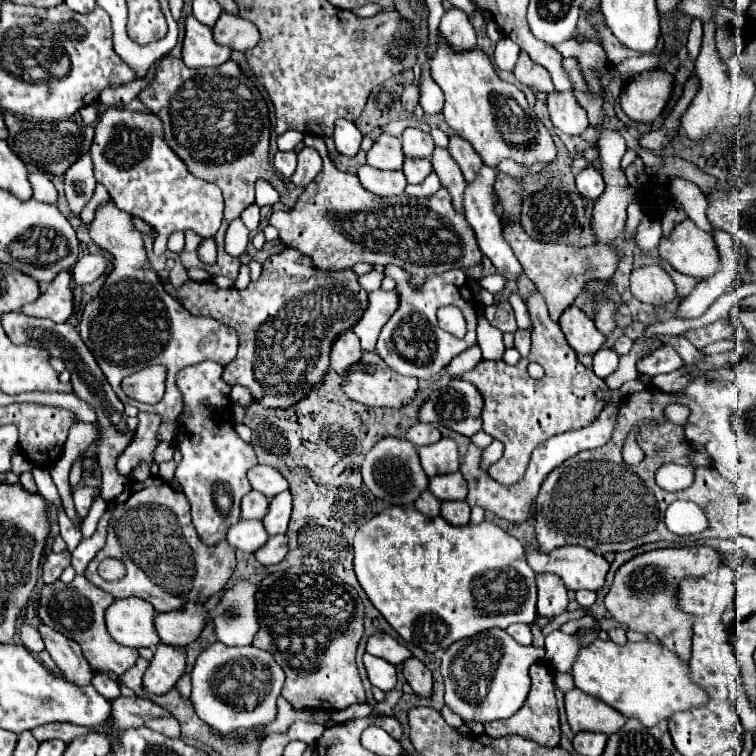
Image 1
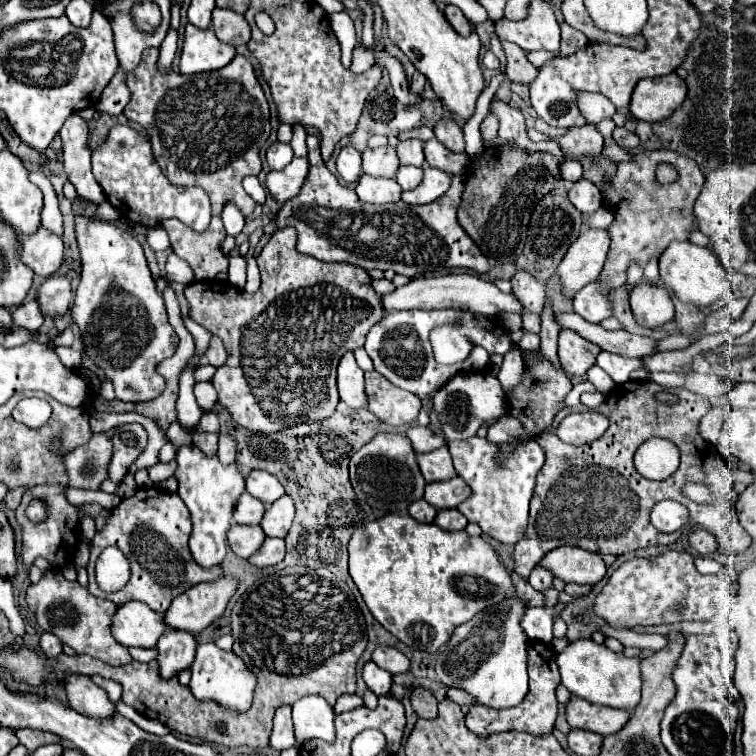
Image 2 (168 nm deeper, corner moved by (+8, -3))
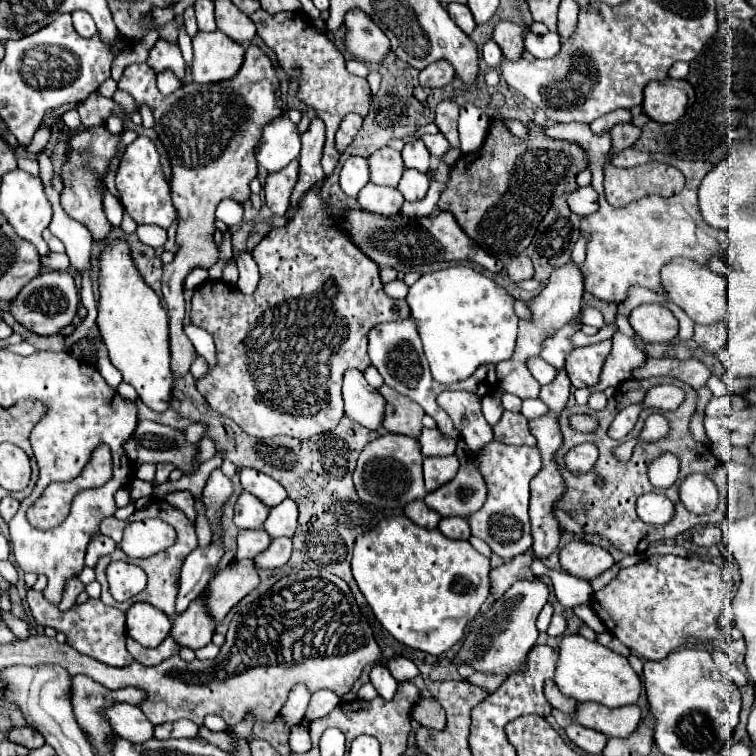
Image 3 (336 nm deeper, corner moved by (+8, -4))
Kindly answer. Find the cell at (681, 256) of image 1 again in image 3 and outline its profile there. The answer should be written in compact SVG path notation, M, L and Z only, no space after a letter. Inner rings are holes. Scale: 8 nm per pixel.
M673 258L669 266L663 266L661 270L661 284L669 292L671 300L681 306L695 324L711 324L725 316L727 278L709 270L709 266L699 266L687 258Z

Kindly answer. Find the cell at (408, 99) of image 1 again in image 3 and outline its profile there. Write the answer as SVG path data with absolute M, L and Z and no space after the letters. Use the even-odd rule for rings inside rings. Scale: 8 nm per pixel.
M447 62L431 64L419 72L421 86L429 86L429 88L441 88L441 86L449 84L451 80L453 80L453 68L449 68Z

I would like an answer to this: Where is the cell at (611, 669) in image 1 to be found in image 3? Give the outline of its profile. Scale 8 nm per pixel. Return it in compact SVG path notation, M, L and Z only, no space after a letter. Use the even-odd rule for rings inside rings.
M579 634L565 636L559 644L555 684L565 696L575 698L577 702L597 702L607 708L621 708L635 704L641 694L641 678L629 666L625 656L615 654L613 650L605 648L599 642L589 642Z

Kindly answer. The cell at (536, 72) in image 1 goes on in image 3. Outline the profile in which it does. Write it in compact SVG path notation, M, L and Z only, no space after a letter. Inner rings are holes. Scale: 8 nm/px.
M499 22L493 32L493 40L499 44L503 56L511 62L517 62L523 56L523 40L521 40L523 28L519 28L513 22Z

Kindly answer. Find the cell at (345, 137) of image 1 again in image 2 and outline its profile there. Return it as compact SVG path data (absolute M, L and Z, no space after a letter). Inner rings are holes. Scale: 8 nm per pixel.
M351 145L343 147L339 157L337 157L337 171L345 183L357 183L363 175L361 153L357 149L353 149Z

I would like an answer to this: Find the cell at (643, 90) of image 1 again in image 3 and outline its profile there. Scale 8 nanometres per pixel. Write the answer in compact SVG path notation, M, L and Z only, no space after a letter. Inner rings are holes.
M665 78L663 82L649 82L645 86L643 112L659 124L677 122L685 114L691 94L693 86L687 80Z

